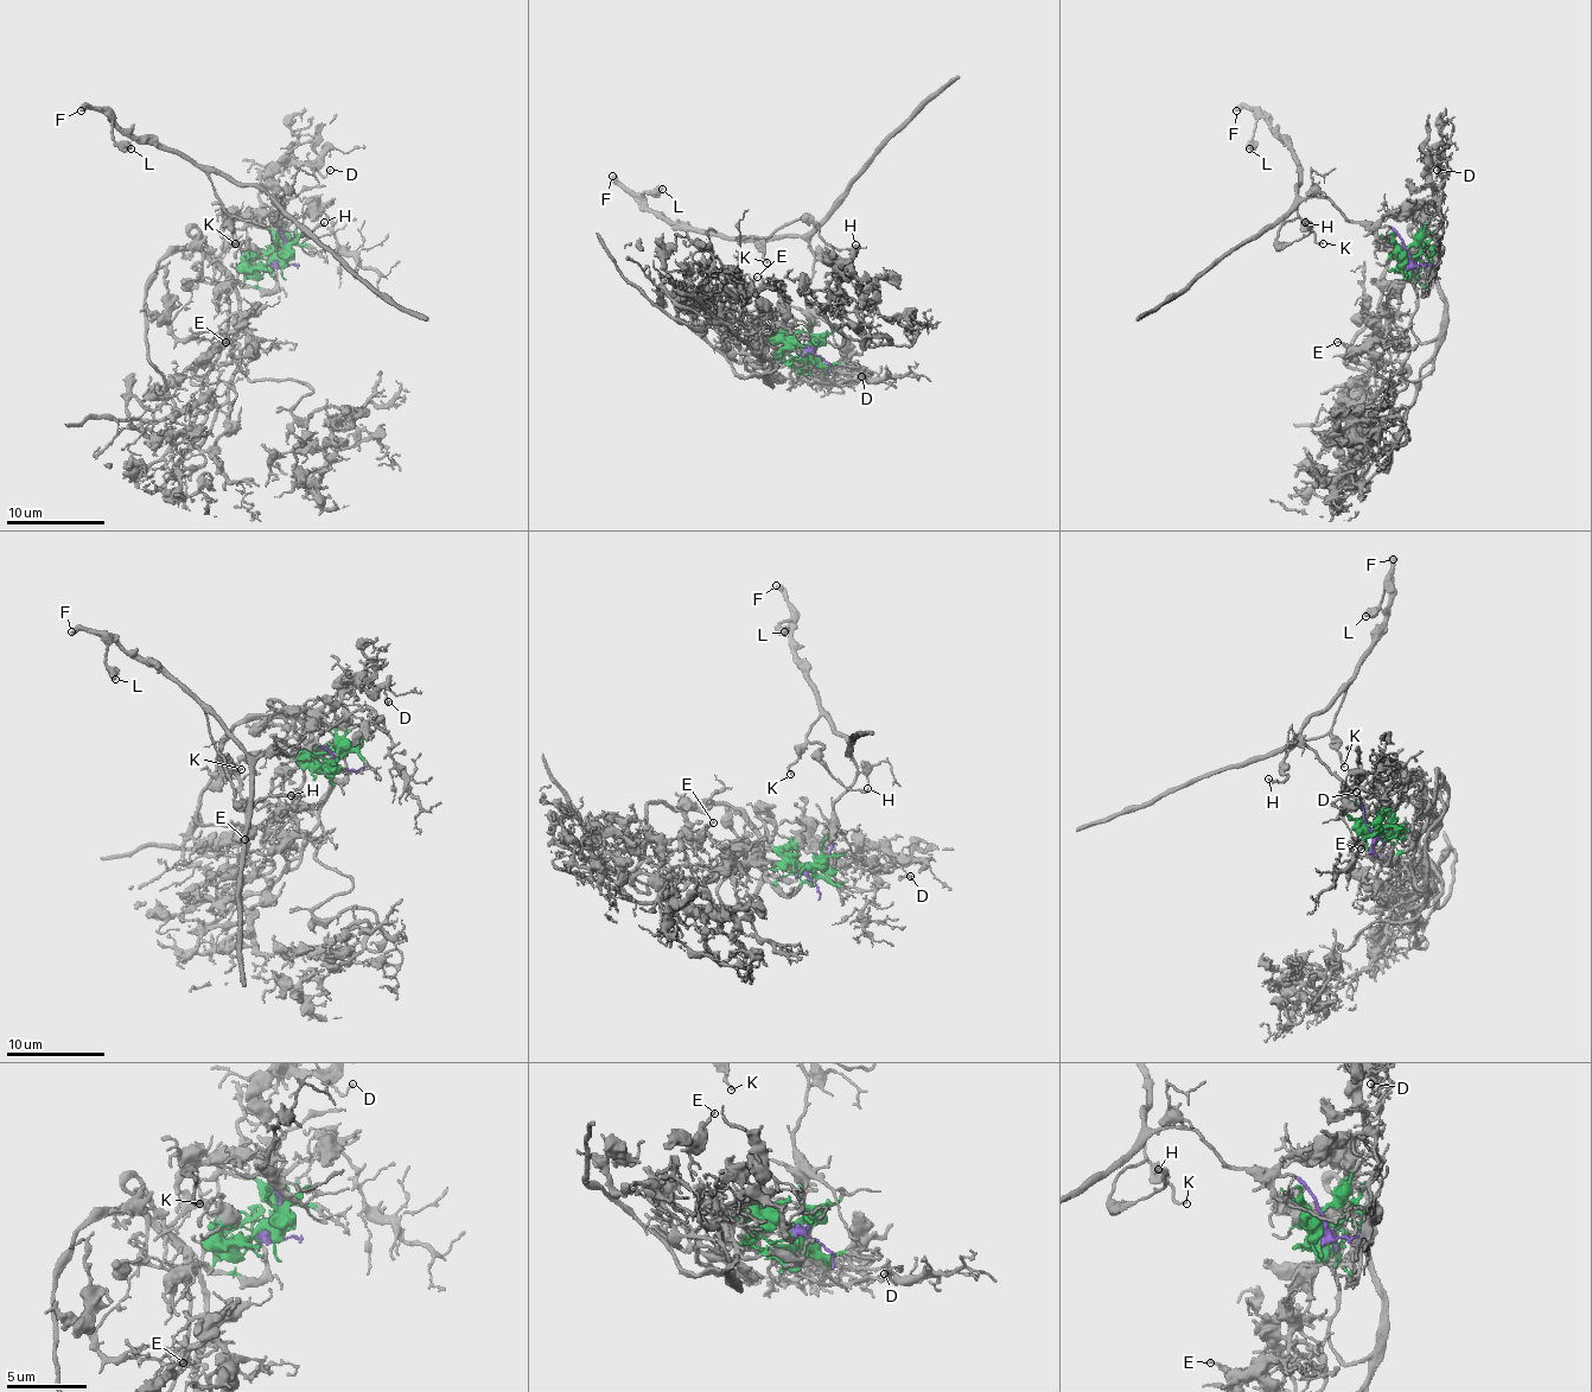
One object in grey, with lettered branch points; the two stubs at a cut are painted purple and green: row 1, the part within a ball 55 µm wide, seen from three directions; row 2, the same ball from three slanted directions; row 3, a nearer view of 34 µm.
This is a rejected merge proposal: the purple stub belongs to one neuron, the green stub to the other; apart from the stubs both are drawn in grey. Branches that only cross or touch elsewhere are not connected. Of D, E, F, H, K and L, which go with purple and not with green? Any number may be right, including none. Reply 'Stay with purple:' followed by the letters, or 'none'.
Stay with purple: F, H, K, L

